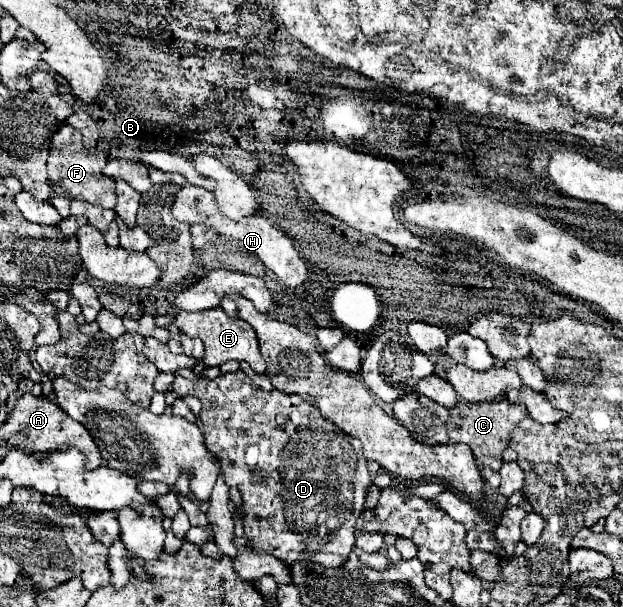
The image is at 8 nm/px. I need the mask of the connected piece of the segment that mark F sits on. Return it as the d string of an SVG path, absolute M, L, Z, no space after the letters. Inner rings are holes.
M62 122L50 140L50 154L46 160L48 182L54 186L54 196L66 196L76 200L86 200L90 204L100 204L104 208L116 206L114 180L102 174L106 156L98 150L86 150L82 144L82 134L70 124Z

